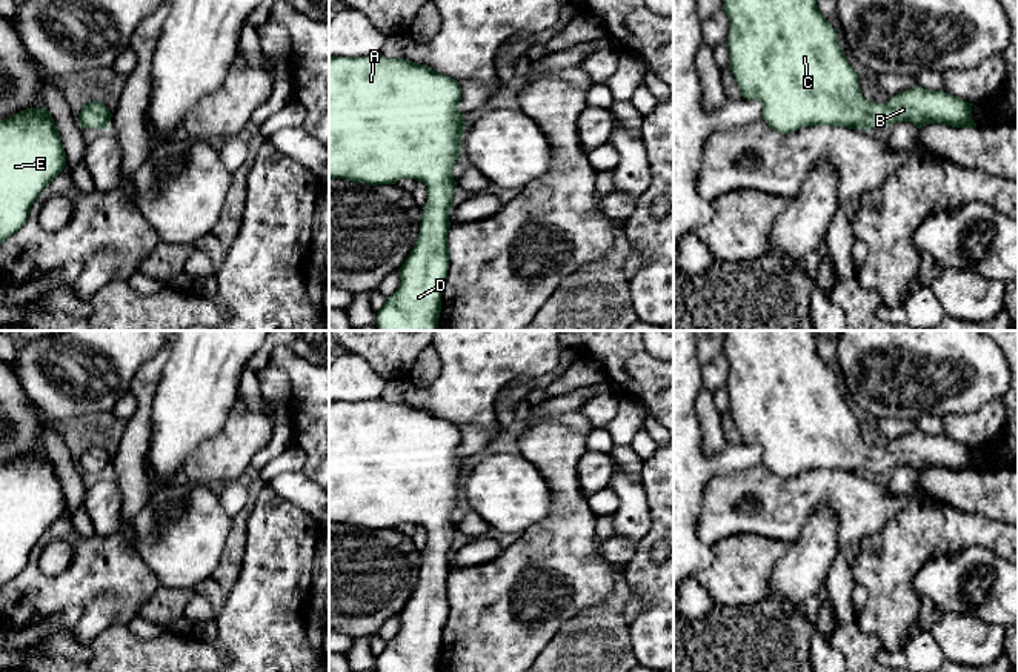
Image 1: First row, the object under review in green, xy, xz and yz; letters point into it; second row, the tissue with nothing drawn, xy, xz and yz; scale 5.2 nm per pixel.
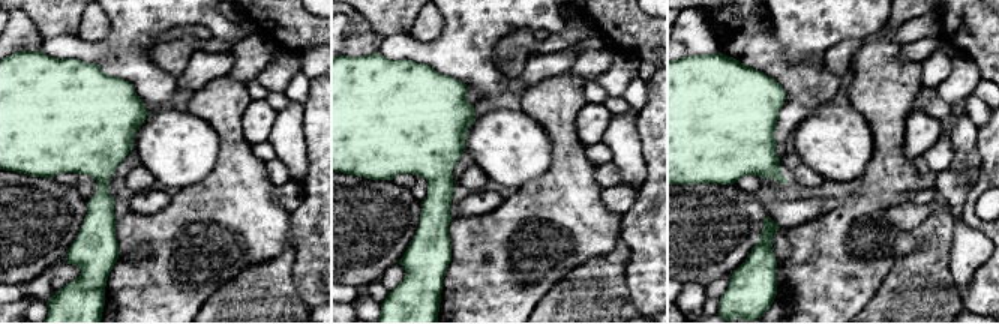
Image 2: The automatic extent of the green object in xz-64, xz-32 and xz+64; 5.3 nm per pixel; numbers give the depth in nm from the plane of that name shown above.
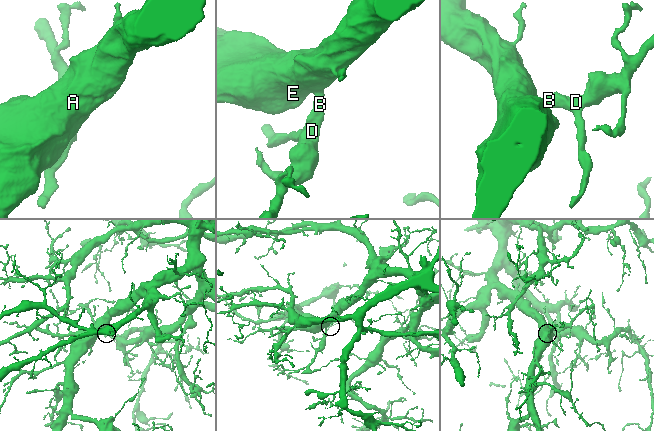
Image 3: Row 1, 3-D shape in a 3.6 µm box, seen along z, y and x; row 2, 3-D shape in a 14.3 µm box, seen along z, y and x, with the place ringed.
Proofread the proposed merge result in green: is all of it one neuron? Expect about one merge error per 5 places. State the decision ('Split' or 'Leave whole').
Leave whole

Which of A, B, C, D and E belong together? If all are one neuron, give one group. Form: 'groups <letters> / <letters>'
groups A B C D E

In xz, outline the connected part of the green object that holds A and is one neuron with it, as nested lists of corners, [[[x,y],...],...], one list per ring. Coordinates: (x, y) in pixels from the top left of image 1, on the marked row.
[[[381,52],[368,57],[329,57],[329,178],[372,186],[415,178],[427,186],[418,238],[398,269],[401,277],[398,289],[377,312],[378,331],[438,331],[441,291],[449,269],[449,211],[457,189],[452,169],[461,155],[461,137],[466,129],[466,115],[458,111],[460,100],[460,83],[426,65],[389,58]]]

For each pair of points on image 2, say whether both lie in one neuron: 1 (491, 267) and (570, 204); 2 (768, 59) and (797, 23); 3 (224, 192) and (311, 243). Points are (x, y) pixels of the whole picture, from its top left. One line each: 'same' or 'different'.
1: same
2: different
3: different

